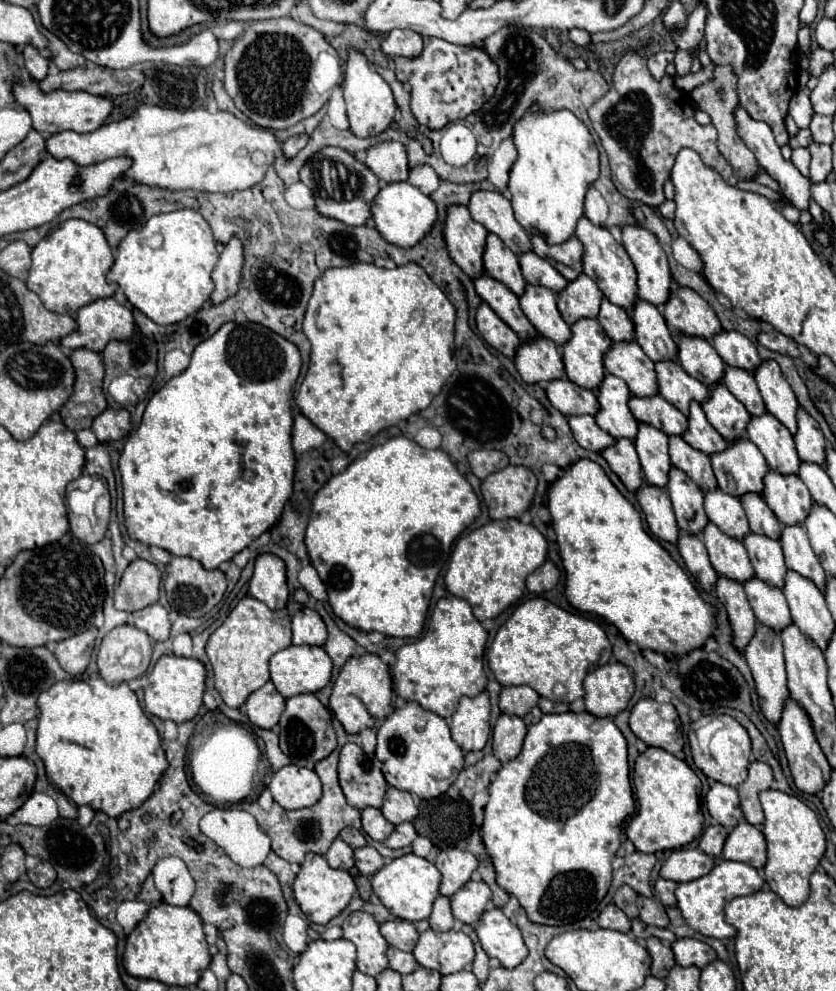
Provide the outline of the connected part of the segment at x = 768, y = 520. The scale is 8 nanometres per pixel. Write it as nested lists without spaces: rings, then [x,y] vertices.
[[[747,494],[747,496],[741,496],[741,504],[747,512],[751,532],[767,536],[771,540],[781,538],[781,524],[777,520],[777,516],[769,510],[769,506],[765,504],[763,498],[759,498],[757,494]]]

